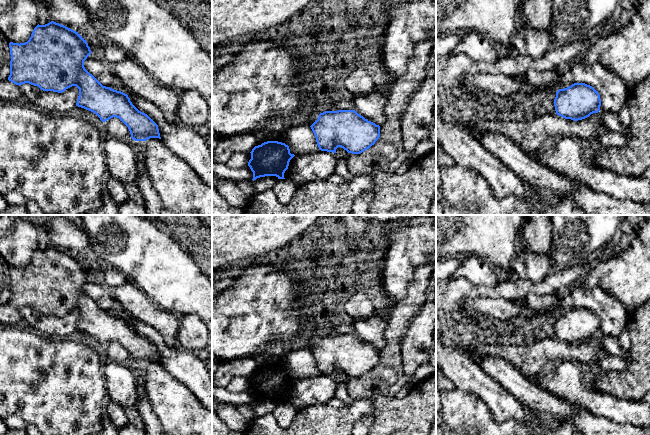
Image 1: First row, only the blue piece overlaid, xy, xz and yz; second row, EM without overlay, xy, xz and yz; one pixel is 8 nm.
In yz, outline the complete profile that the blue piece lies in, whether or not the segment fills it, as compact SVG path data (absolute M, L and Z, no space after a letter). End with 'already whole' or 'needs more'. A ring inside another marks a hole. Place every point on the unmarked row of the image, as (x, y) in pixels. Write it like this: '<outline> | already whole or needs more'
M574 307L559 313L554 323L556 338L574 345L582 344L600 335L598 315L585 307Z | already whole

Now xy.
M54 245L45 249L38 248L27 266L10 266L9 272L11 285L8 304L12 307L19 310L29 307L43 315L58 317L76 310L79 313L76 330L95 337L102 346L113 341L119 342L128 351L132 364L161 363L158 349L147 338L139 335L127 318L103 310L85 293L84 285L91 278L91 274L78 256Z | already whole

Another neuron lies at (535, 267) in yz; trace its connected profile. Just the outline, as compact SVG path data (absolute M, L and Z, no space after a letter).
M523 250L512 261L510 274L513 277L539 283L549 274L551 263L552 258L549 253L535 254Z

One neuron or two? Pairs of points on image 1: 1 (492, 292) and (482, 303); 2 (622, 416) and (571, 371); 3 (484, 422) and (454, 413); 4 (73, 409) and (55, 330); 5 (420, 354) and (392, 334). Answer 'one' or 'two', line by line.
1: two
2: one
3: one
4: two
5: two

